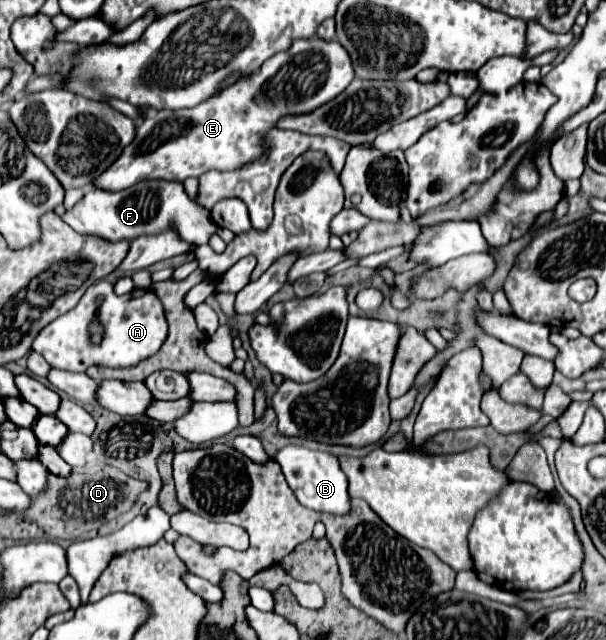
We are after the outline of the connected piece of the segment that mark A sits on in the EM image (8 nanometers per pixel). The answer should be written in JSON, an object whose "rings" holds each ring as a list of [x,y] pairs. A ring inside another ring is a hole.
{"rings":[[[101,279],[99,283],[91,285],[75,309],[69,313],[57,317],[51,321],[33,341],[33,351],[41,353],[47,363],[51,363],[55,369],[69,369],[75,373],[85,373],[93,365],[111,367],[111,369],[131,369],[139,365],[139,361],[145,361],[147,357],[153,357],[161,345],[167,339],[167,319],[161,299],[151,291],[133,289],[127,295],[115,295],[113,285],[107,279]],[[103,295],[105,301],[101,307],[95,305],[95,297]],[[93,321],[99,321],[103,327],[101,343],[91,341],[89,325]]]}

